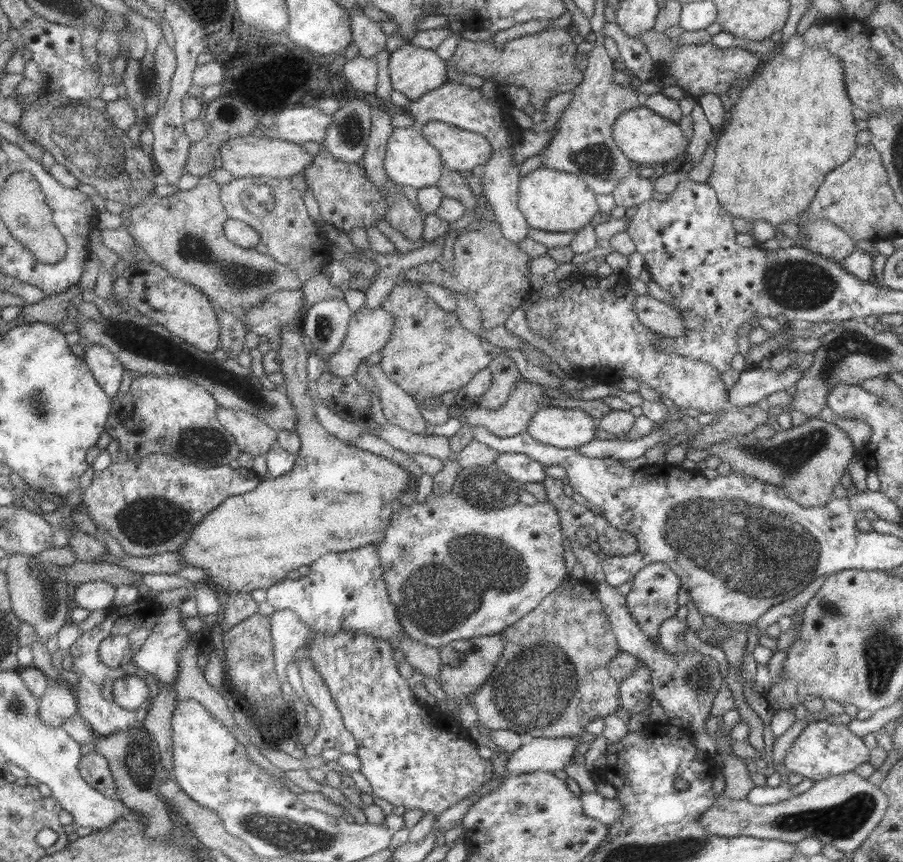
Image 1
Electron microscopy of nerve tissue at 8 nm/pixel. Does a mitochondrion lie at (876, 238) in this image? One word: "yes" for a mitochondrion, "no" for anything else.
no

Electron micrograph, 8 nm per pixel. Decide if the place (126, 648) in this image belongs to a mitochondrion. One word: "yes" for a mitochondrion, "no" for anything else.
no

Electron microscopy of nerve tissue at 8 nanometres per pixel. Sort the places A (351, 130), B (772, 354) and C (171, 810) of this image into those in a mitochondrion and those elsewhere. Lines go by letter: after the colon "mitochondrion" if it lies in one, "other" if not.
A: mitochondrion
B: other
C: other

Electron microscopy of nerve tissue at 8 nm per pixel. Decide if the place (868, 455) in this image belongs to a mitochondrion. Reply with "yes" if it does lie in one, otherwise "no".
no

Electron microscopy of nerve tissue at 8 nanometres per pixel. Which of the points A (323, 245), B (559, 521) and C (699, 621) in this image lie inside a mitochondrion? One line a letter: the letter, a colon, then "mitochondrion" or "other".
A: other
B: other
C: other

